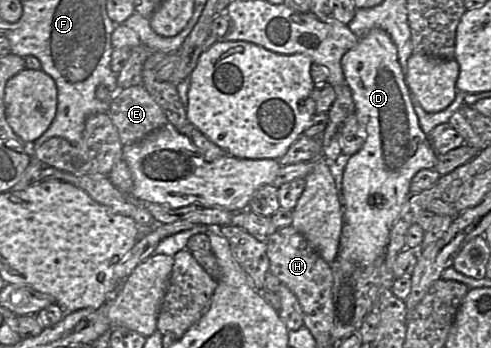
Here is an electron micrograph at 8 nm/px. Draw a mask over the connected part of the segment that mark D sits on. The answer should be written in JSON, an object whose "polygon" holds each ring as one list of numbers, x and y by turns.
{"polygon":[[380,28,371,29,354,48,342,56,341,66,345,83,352,93,355,114,364,133,364,144,357,153,347,159,342,174,343,226,338,257,365,267,385,253,391,229,411,195,412,178,421,169,432,169,437,162,438,154,419,126,412,104,412,94,398,60,397,47,386,31]]}

